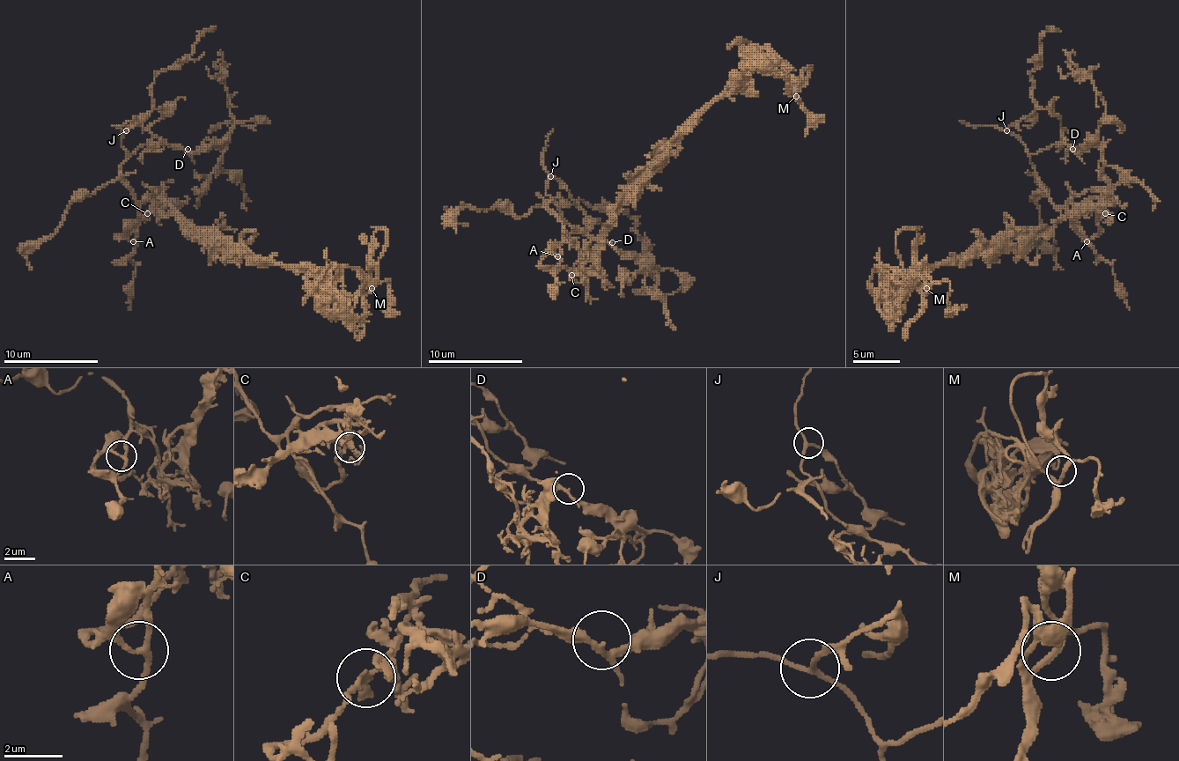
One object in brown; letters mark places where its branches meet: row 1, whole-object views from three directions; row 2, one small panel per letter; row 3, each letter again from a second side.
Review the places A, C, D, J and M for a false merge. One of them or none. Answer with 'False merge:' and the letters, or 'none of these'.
False merge: none of these

